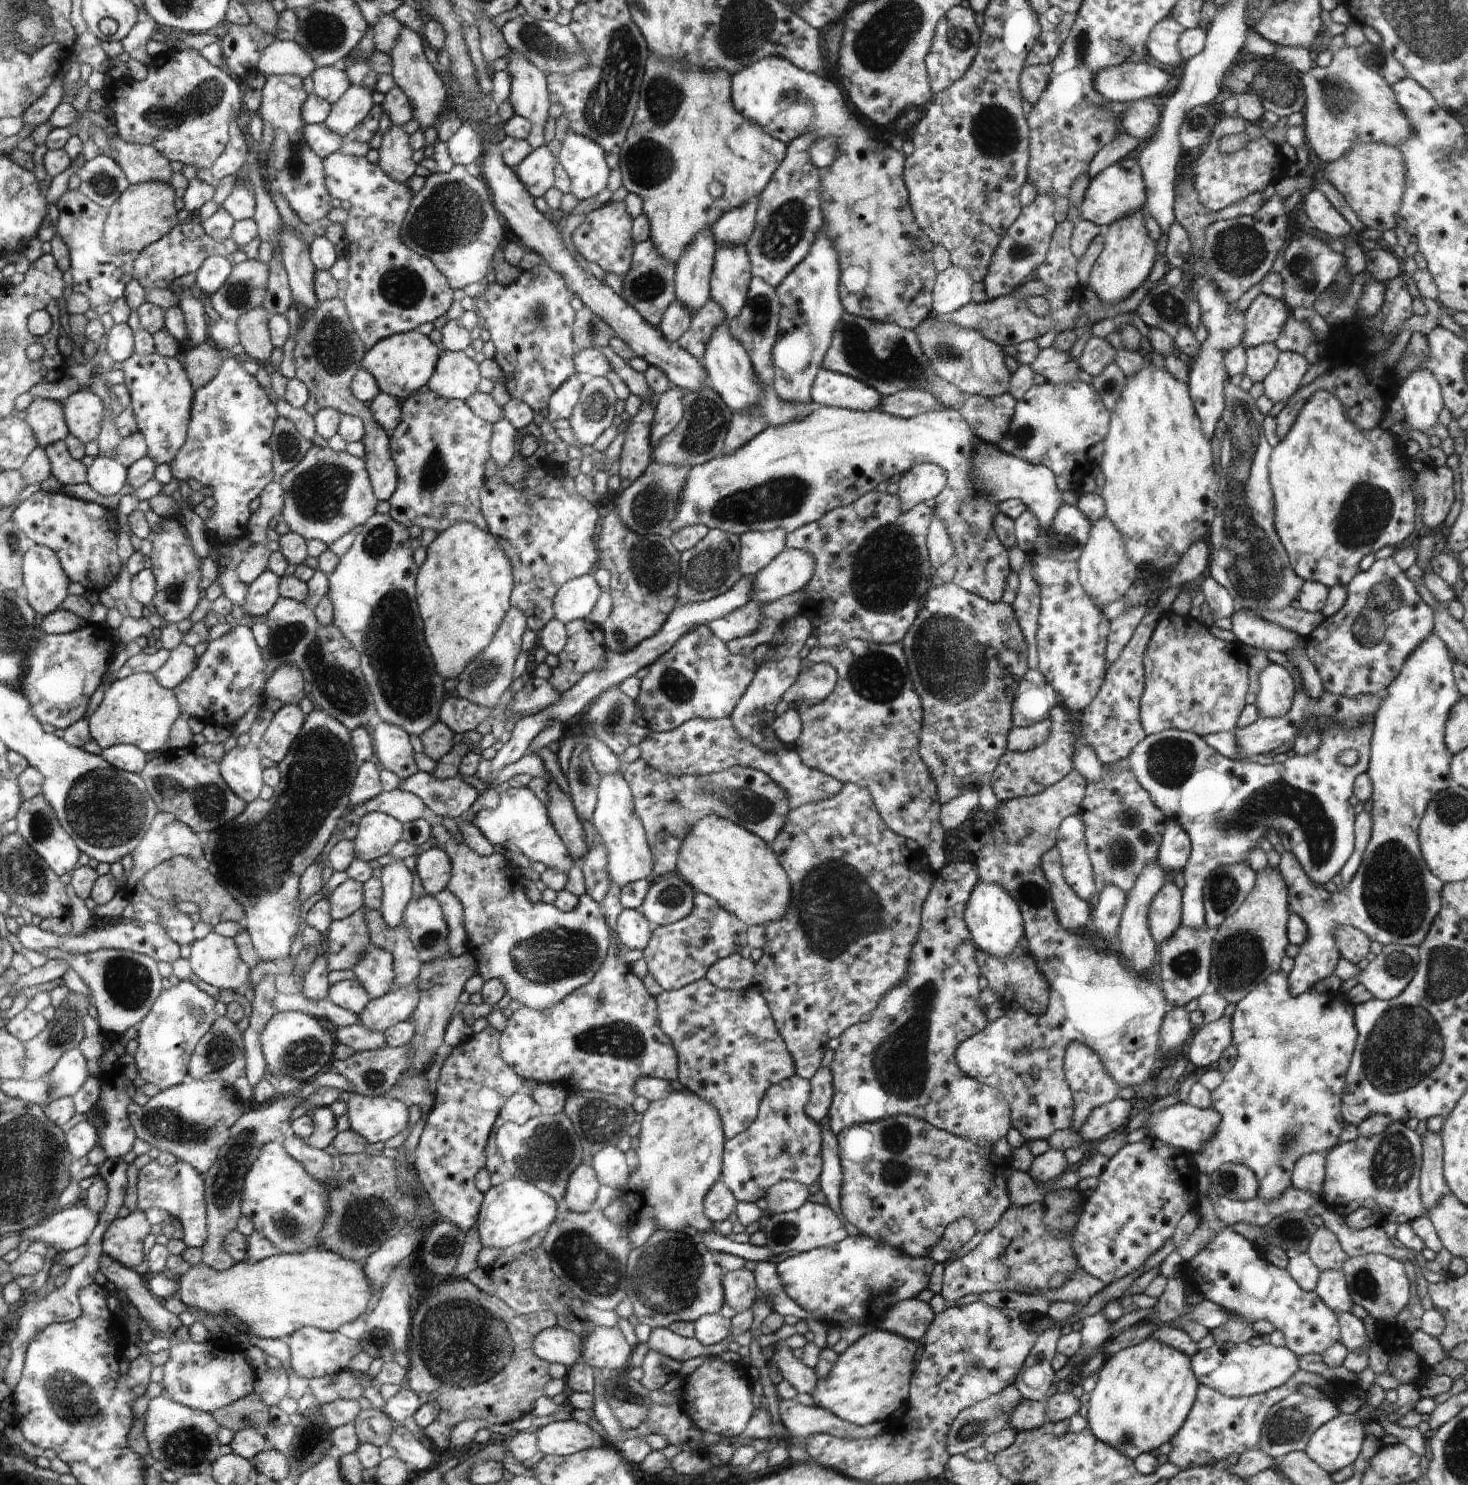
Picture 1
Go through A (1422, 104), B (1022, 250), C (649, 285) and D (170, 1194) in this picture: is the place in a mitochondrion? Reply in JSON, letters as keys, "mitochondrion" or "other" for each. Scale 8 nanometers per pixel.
{"A":"other","B":"mitochondrion","C":"mitochondrion","D":"other"}

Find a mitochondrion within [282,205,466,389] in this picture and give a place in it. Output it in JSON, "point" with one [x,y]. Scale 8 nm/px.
{"point":[333,347]}

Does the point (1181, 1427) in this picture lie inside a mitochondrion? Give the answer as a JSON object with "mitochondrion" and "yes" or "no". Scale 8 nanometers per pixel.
{"mitochondrion":"no"}

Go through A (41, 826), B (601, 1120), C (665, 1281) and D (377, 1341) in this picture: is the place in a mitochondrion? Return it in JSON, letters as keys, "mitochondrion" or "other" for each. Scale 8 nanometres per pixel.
{"A":"mitochondrion","B":"mitochondrion","C":"mitochondrion","D":"mitochondrion"}

